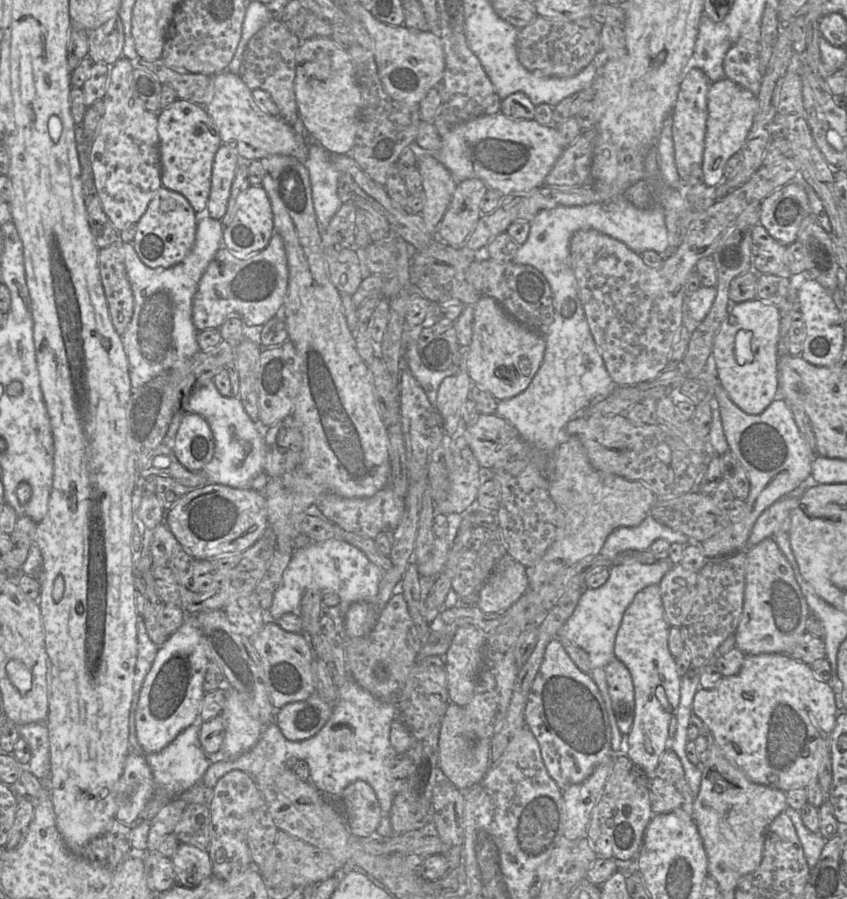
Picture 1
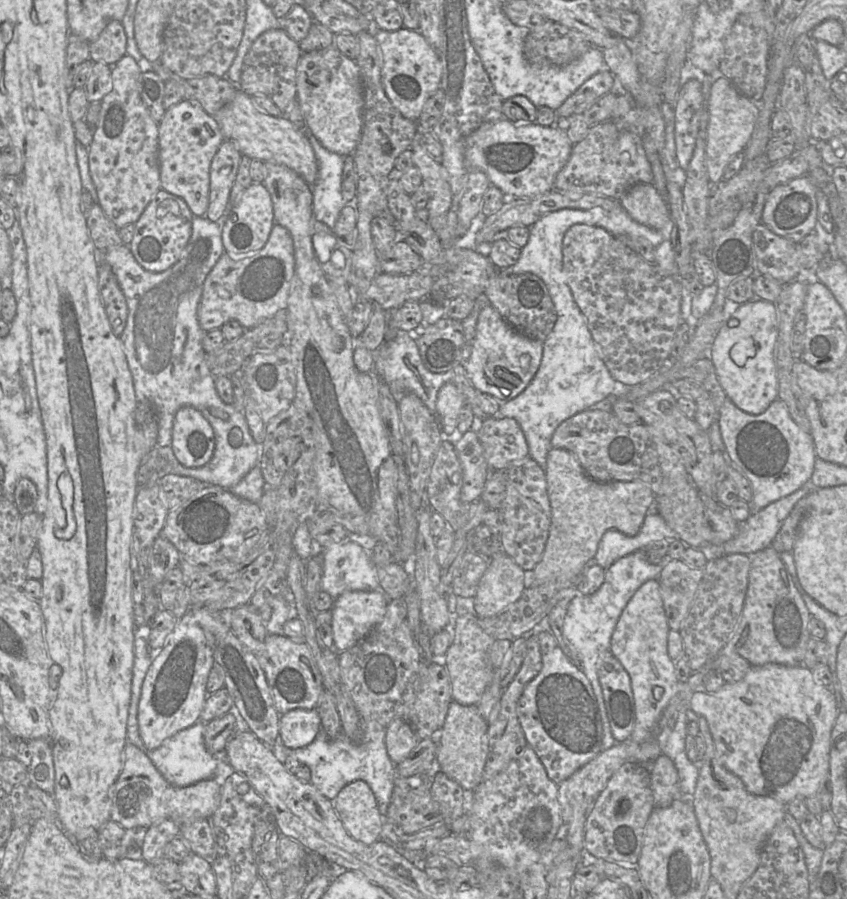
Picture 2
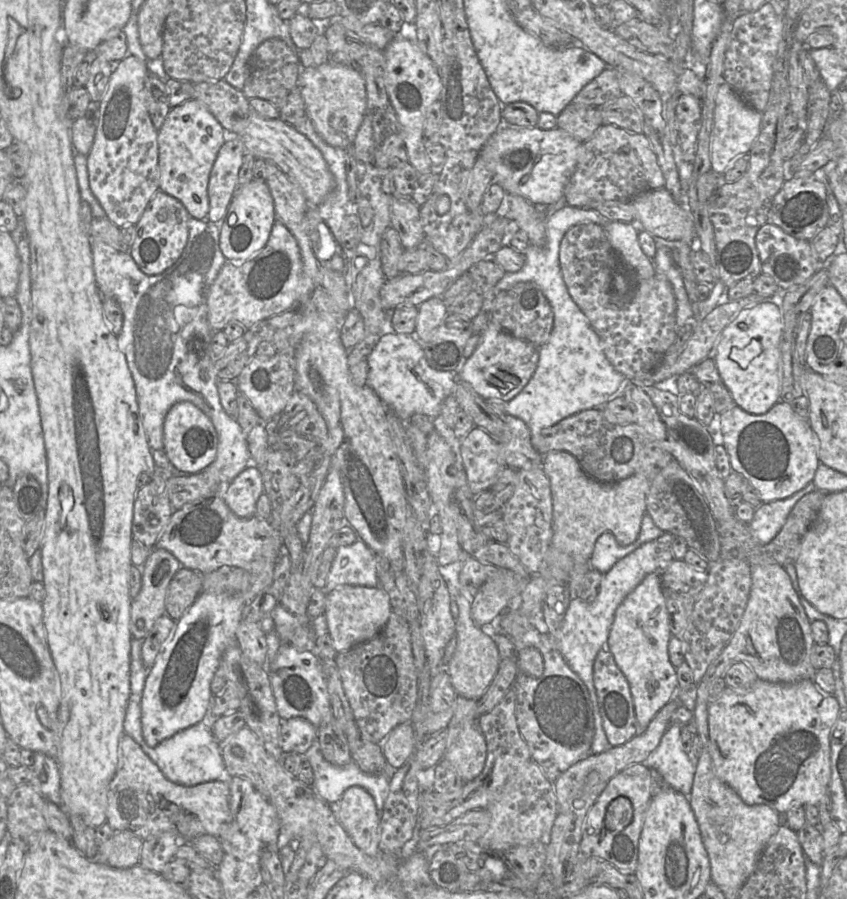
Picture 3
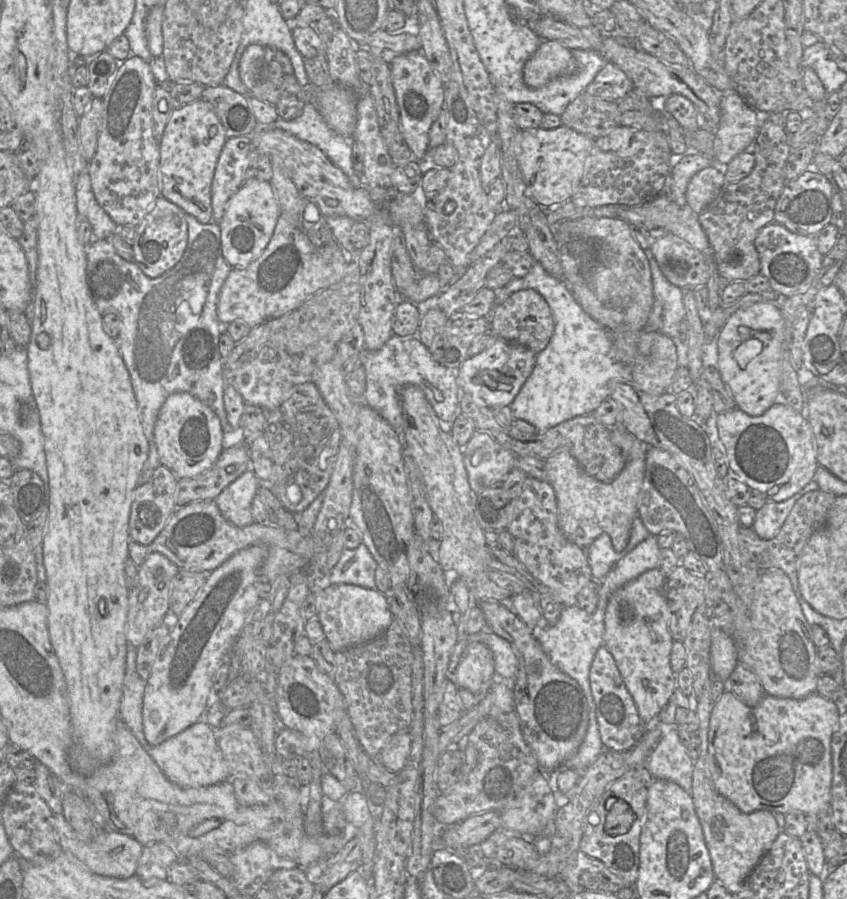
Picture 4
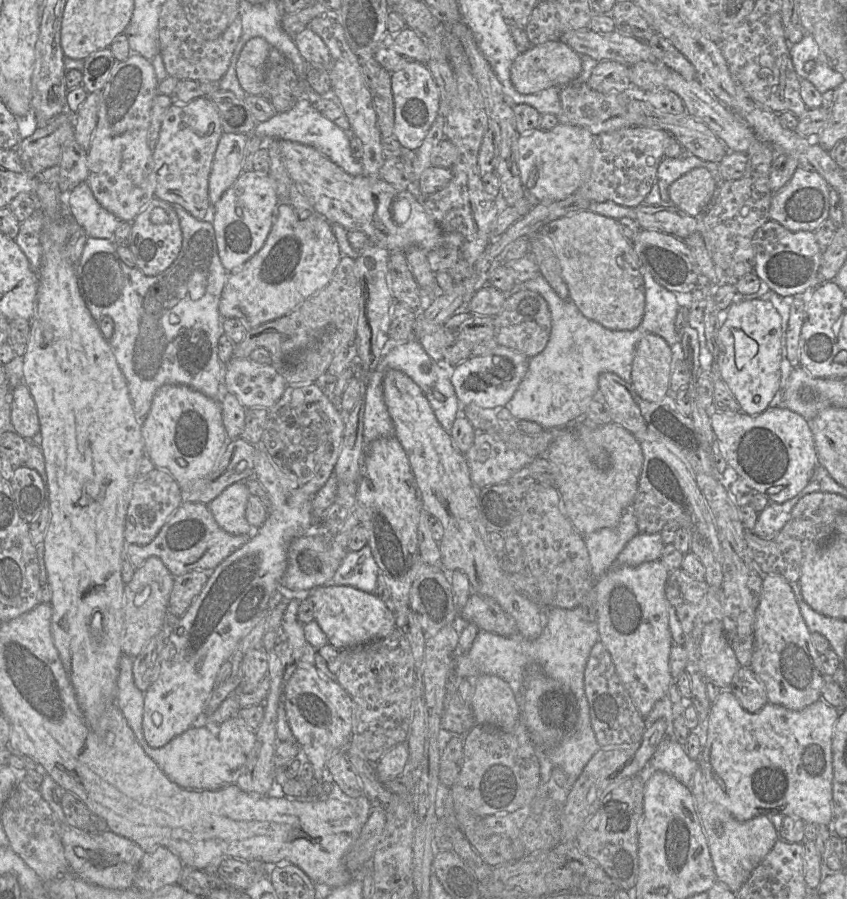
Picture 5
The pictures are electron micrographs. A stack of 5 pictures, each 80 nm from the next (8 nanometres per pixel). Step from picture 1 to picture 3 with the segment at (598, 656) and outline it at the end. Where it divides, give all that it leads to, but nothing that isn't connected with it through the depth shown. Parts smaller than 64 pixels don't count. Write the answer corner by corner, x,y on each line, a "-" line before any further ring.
656,540
650,541
642,544
635,551
617,561
608,572
603,574
599,592
595,600
587,603
578,597
573,597
560,628
555,634
552,634
560,653
570,668
581,678
589,691
595,727
595,734
591,746
591,754
594,755
602,753
612,747
602,725
602,716
600,714
597,693
594,686
594,662
599,651
607,646
610,628
618,606
646,575
653,572
661,572
656,561
657,551

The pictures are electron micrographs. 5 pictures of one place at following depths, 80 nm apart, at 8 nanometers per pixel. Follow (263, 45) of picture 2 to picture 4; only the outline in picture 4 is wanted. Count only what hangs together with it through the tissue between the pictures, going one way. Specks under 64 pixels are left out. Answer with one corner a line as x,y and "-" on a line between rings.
265,46
262,70
256,84
249,90
249,96
275,105
283,82
293,74
294,70
288,56
274,47

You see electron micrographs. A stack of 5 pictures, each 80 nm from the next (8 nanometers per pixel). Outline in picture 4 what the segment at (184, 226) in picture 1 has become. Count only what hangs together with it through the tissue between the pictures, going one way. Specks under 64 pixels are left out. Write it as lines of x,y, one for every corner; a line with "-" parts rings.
158,196
152,208
146,212
141,222
135,226
135,235
131,245
133,261
150,278
156,278
181,259
187,246
187,222
185,212
162,196

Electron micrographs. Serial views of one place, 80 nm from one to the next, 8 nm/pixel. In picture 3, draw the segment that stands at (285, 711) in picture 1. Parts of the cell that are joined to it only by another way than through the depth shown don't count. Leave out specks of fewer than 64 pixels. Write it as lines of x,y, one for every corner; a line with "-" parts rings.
303,717
281,720
279,745
285,753
303,755
318,737
318,728

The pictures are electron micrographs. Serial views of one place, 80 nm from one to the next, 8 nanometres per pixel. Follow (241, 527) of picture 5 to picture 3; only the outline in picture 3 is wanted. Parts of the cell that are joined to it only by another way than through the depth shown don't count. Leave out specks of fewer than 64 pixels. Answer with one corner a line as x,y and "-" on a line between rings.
250,464
229,484
224,485
222,497
229,509
240,518
255,515
256,503
264,492
260,469

